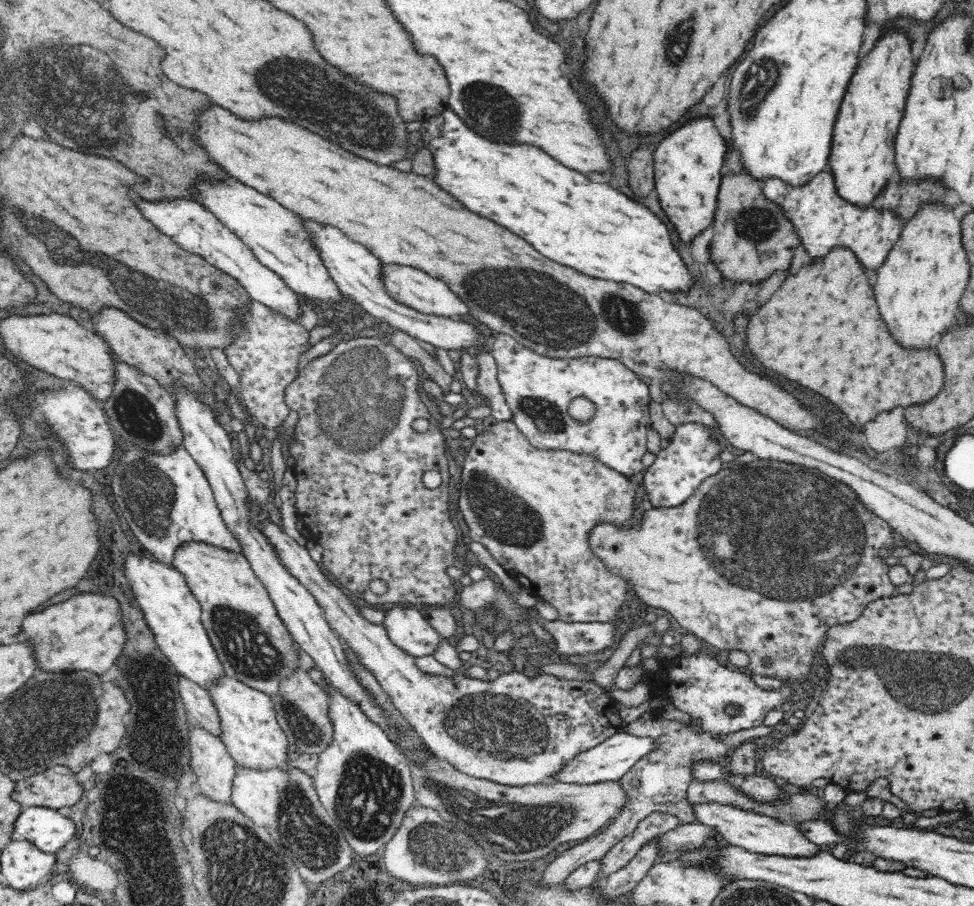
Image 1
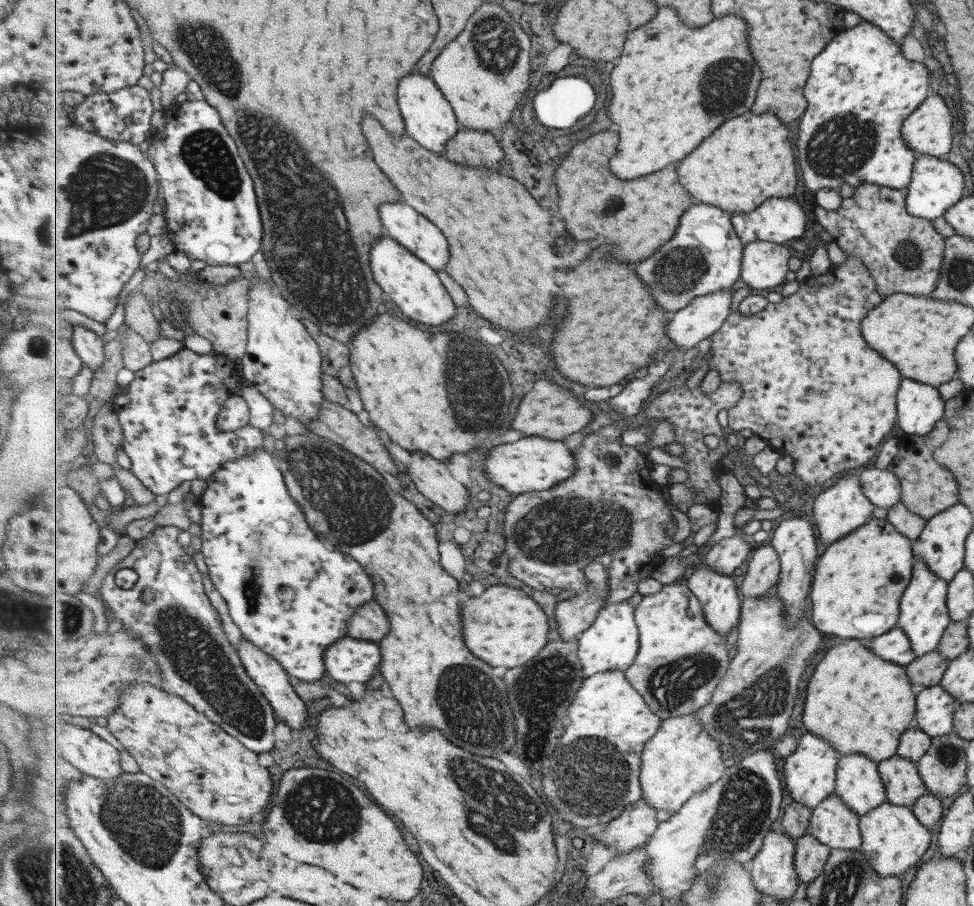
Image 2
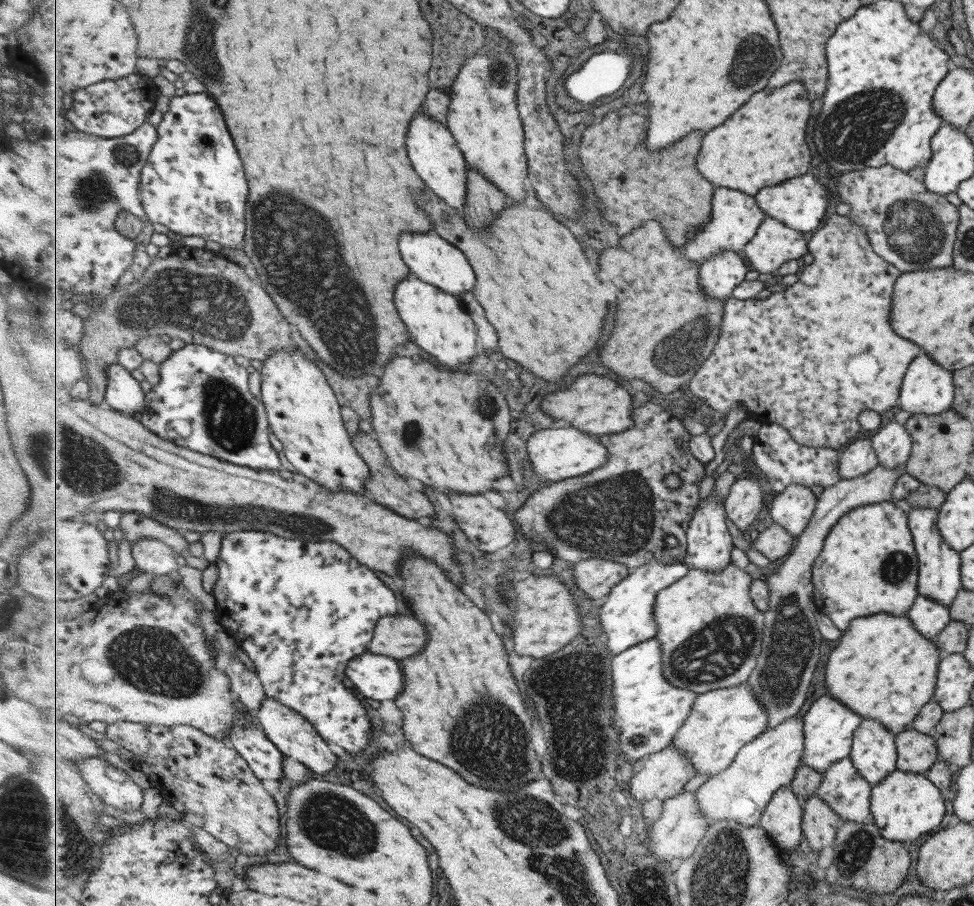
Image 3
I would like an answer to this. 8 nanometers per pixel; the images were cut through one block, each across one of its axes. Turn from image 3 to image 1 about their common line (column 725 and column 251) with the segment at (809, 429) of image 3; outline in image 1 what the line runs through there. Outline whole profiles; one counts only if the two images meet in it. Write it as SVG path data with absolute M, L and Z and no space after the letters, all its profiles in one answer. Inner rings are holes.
M256 301L249 304L245 324L247 329L225 348L225 355L239 374L241 398L249 414L256 416L256 420L274 432L287 420L294 421L292 410L285 403L285 391L296 378L300 356L311 346L309 331L300 323L292 323L284 315Z

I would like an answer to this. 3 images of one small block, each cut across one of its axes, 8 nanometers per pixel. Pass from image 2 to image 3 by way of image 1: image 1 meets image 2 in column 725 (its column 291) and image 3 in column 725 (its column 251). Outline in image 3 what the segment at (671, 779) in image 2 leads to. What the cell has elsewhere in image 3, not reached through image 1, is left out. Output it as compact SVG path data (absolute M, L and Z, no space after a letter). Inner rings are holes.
M751 683L700 694L688 720L673 738L677 749L689 755L697 774L713 776L729 768L742 747L762 735L769 726L769 711L751 690Z

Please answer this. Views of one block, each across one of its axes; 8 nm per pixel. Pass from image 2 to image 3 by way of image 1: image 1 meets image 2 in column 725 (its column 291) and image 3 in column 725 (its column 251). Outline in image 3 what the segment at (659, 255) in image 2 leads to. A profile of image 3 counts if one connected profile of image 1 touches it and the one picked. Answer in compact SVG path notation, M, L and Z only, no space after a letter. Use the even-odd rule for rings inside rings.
M717 188L713 196L712 220L709 222L709 228L705 228L693 244L687 246L689 259L701 265L711 257L721 251L737 251L743 253L745 245L755 237L760 230L761 223L768 217L767 212L761 209L757 203L756 195L742 192L741 190L732 190L731 188Z

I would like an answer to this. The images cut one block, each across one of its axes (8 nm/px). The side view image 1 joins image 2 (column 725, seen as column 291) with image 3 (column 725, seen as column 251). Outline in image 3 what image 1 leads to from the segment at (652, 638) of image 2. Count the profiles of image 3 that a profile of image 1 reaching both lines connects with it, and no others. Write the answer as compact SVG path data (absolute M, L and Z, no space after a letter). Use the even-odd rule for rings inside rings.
M729 564L721 571L690 570L687 576L663 590L656 599L657 639L663 647L665 677L689 691L703 694L720 688L741 685L749 680L763 652L765 613L751 598L751 574Z

